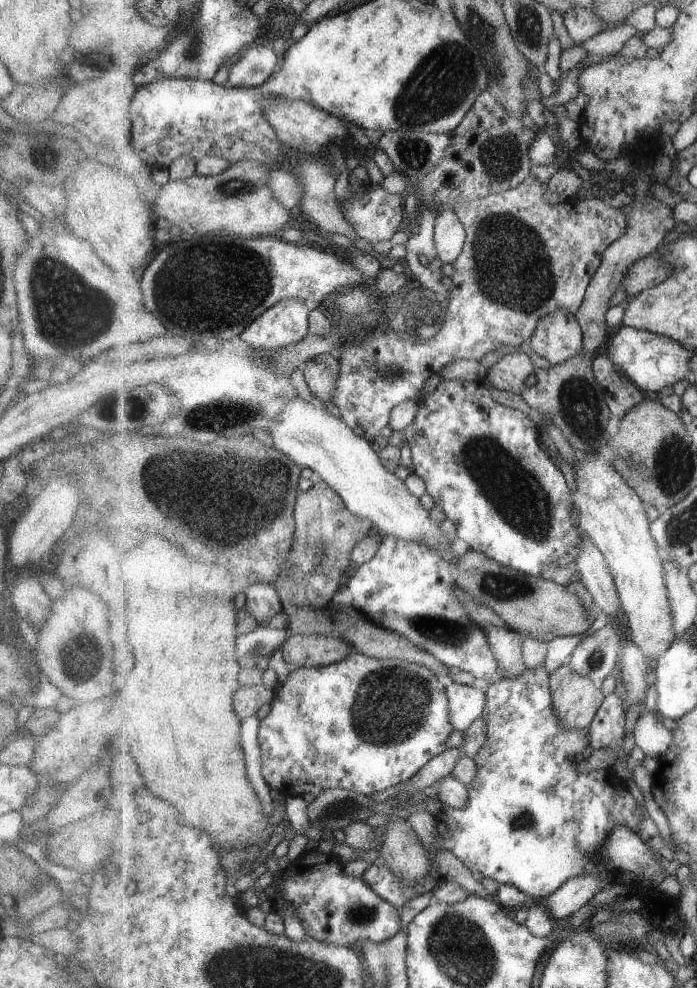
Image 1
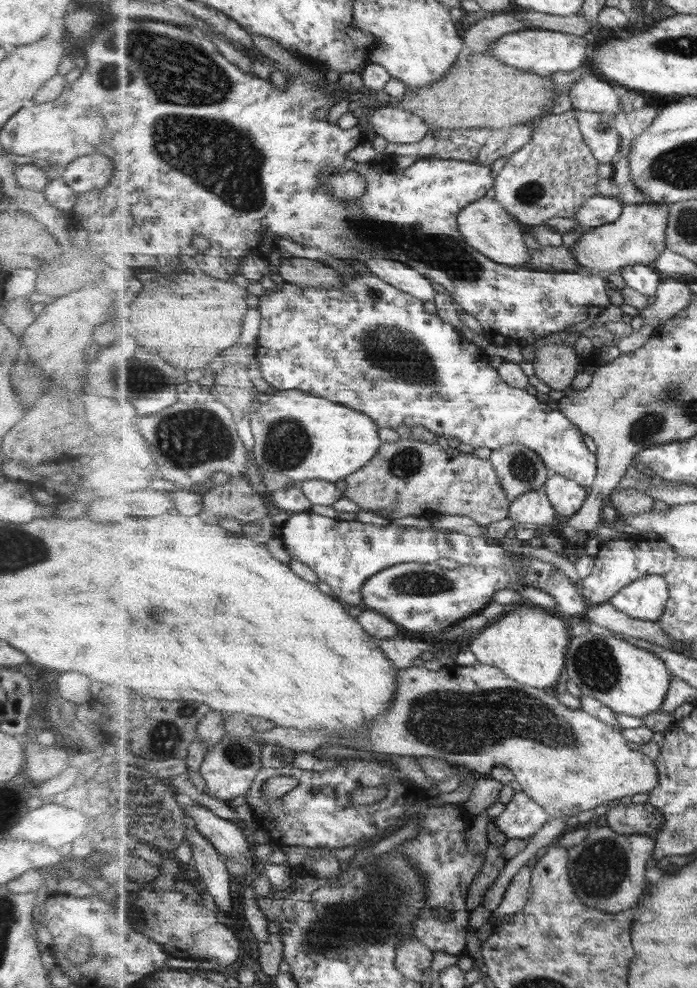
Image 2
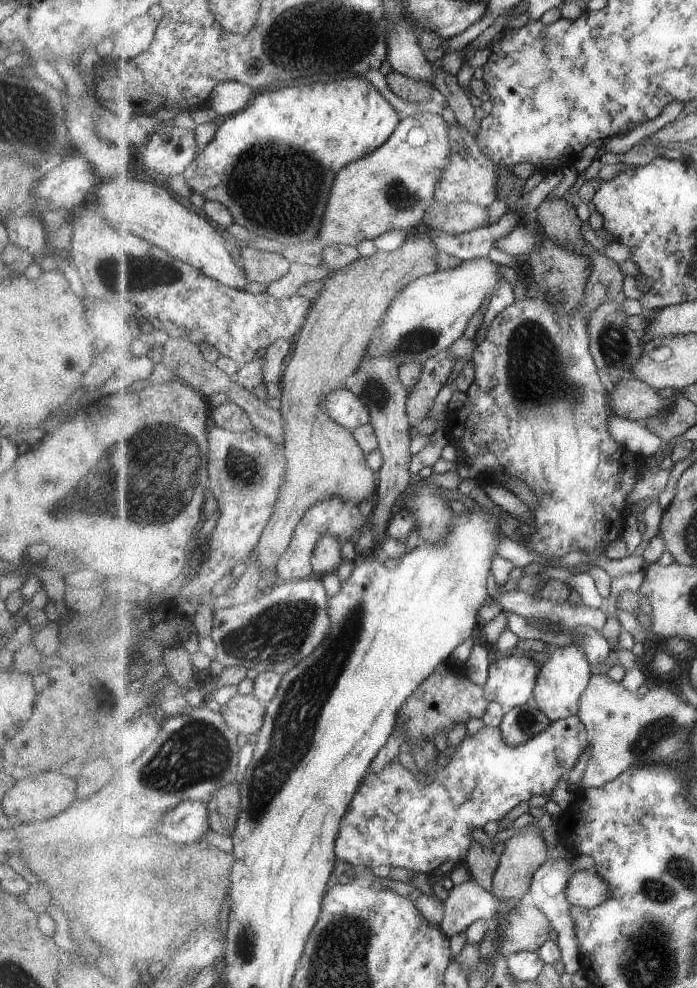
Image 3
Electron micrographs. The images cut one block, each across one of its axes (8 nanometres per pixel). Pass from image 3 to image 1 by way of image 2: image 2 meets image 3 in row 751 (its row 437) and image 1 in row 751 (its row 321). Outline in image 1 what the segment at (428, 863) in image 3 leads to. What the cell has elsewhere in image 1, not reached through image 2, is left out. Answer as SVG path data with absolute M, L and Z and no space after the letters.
M351 653L342 662L325 667L297 667L284 682L278 682L278 690L272 701L270 712L260 720L259 741L262 749L262 774L268 786L287 797L303 797L312 793L321 795L330 789L346 789L369 796L375 792L389 790L399 782L413 779L433 758L443 754L451 747L445 747L445 740L456 729L450 722L450 704L446 696L446 680L435 676L429 668L402 659L375 659L365 654Z

